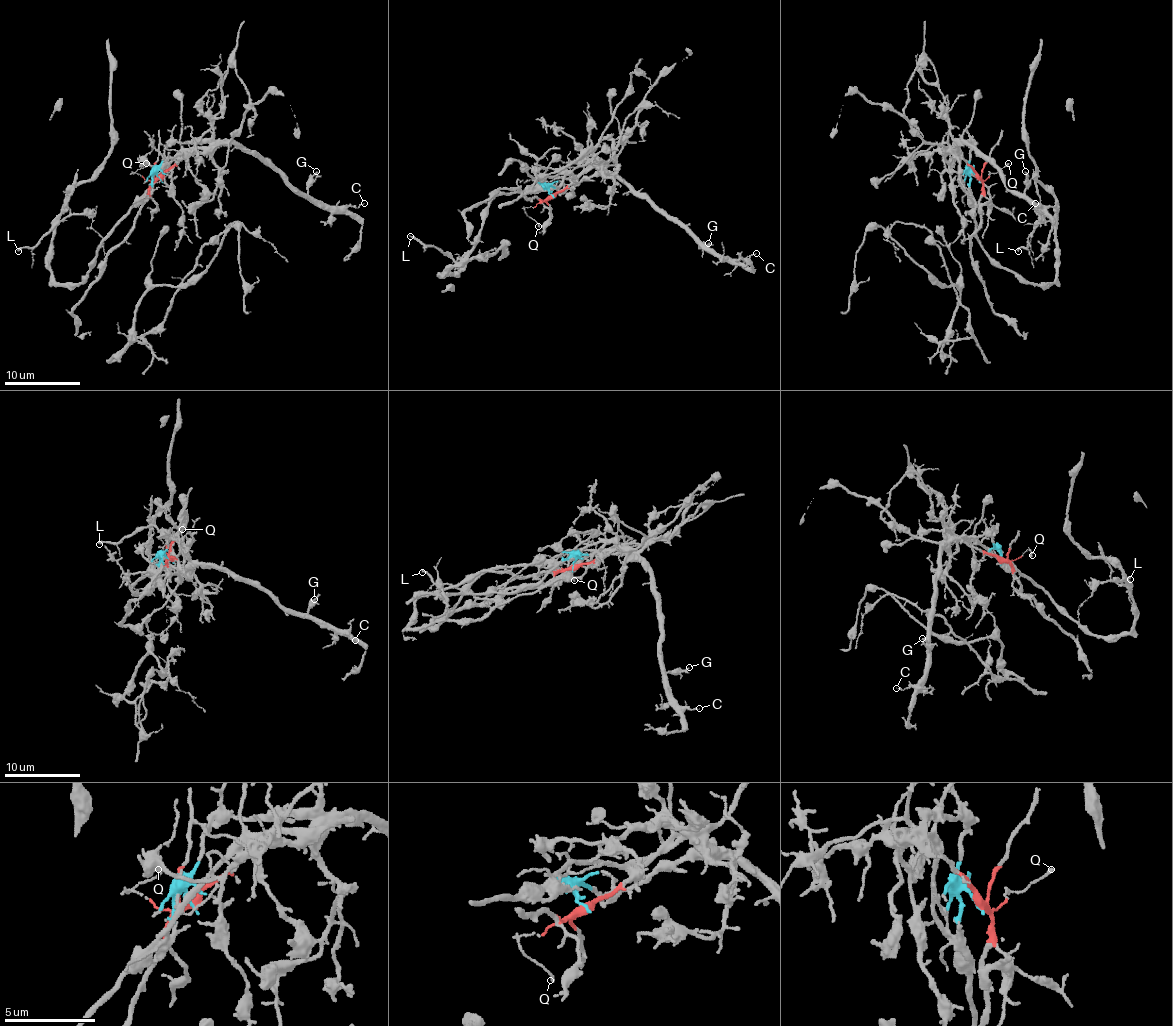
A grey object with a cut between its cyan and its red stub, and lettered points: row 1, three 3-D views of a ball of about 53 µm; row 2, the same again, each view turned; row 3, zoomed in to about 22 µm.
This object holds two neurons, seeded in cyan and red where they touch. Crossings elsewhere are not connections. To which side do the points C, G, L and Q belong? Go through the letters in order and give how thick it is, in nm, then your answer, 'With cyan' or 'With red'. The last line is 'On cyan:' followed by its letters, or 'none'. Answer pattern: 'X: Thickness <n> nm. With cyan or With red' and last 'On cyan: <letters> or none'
C: Thickness 120 nm. With cyan
G: Thickness 180 nm. With cyan
L: Thickness 180 nm. With red
Q: Thickness 130 nm. With red
On cyan: C, G

